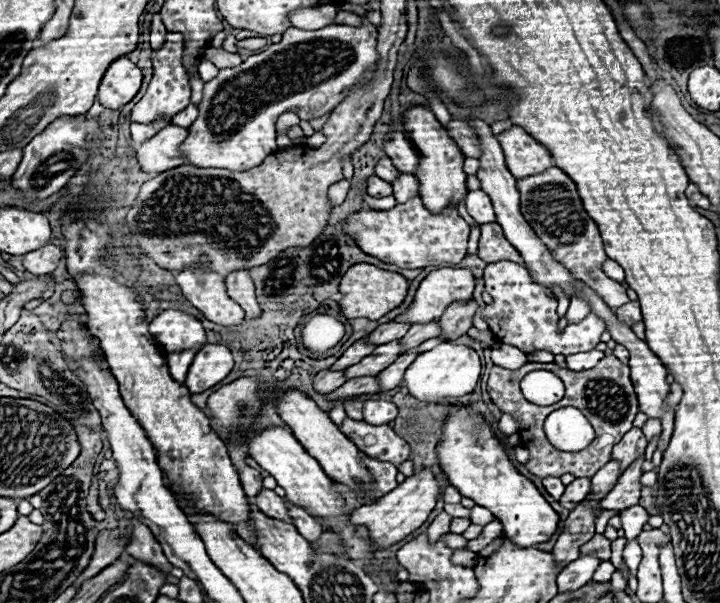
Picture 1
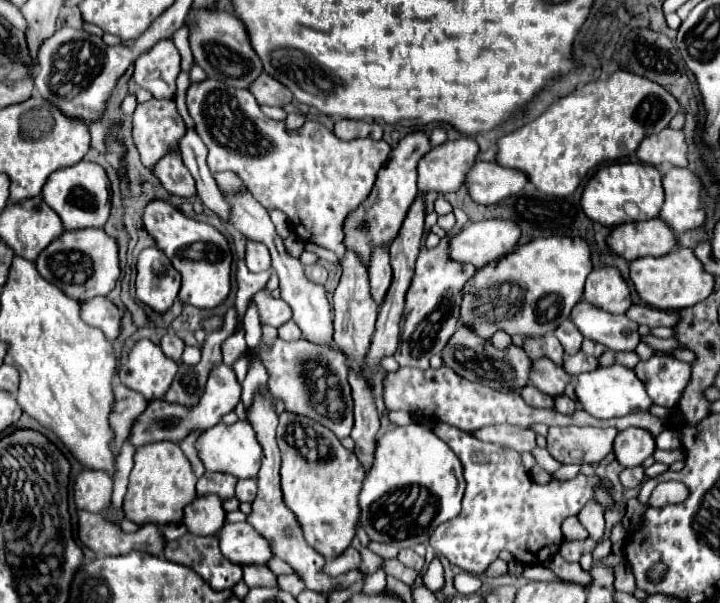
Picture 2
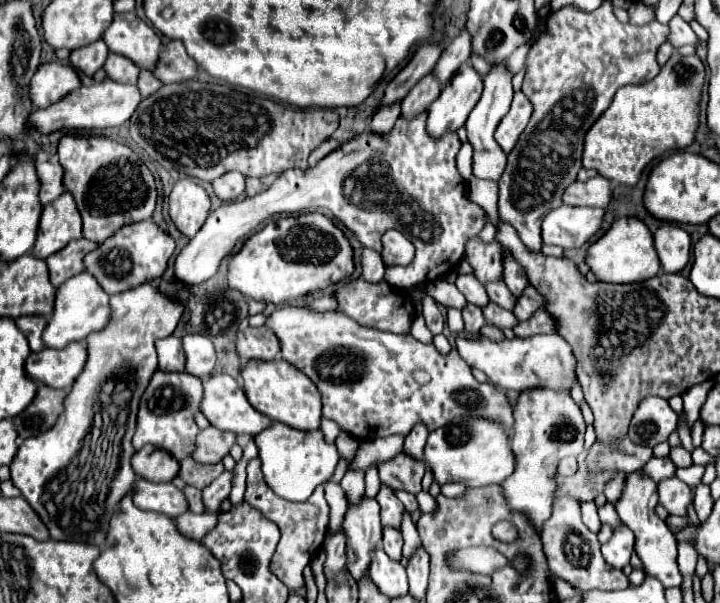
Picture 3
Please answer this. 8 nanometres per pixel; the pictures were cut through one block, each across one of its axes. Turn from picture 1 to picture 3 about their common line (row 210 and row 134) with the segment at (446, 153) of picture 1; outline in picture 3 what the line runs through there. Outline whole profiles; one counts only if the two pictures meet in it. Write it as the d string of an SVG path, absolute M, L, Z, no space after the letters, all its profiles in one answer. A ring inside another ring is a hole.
M462 64L452 76L452 82L444 86L440 96L428 108L428 132L440 136L444 132L456 132L464 126L472 106L480 100L482 76L470 66Z

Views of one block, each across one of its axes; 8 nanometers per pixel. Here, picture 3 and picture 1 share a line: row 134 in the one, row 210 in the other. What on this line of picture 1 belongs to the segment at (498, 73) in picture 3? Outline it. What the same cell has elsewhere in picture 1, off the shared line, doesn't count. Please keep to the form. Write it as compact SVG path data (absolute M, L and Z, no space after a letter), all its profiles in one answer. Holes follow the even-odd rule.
M472 190L468 192L466 196L466 208L468 208L468 214L480 222L480 224L488 224L488 222L496 222L496 216L494 216L494 208L492 208L492 200L486 192L482 190Z

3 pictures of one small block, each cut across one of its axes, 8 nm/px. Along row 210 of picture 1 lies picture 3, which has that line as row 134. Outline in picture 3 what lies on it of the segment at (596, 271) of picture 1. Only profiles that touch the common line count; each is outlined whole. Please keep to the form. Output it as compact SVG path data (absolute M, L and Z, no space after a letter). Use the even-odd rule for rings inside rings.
M602 2L598 10L592 14L584 14L580 10L564 8L558 12L550 12L546 34L542 34L530 54L526 58L526 78L522 84L524 94L534 106L534 114L522 132L520 140L516 142L514 150L508 154L508 166L498 180L500 198L498 198L498 214L506 222L516 226L522 242L530 250L540 250L540 224L544 216L558 206L562 206L564 190L576 182L576 174L582 168L582 150L584 150L584 136L592 128L592 124L606 112L618 88L628 84L644 84L650 82L660 66L656 62L656 50L660 44L666 42L668 26L660 22L650 22L646 26L630 26L620 24L618 18L612 14L612 4Z

